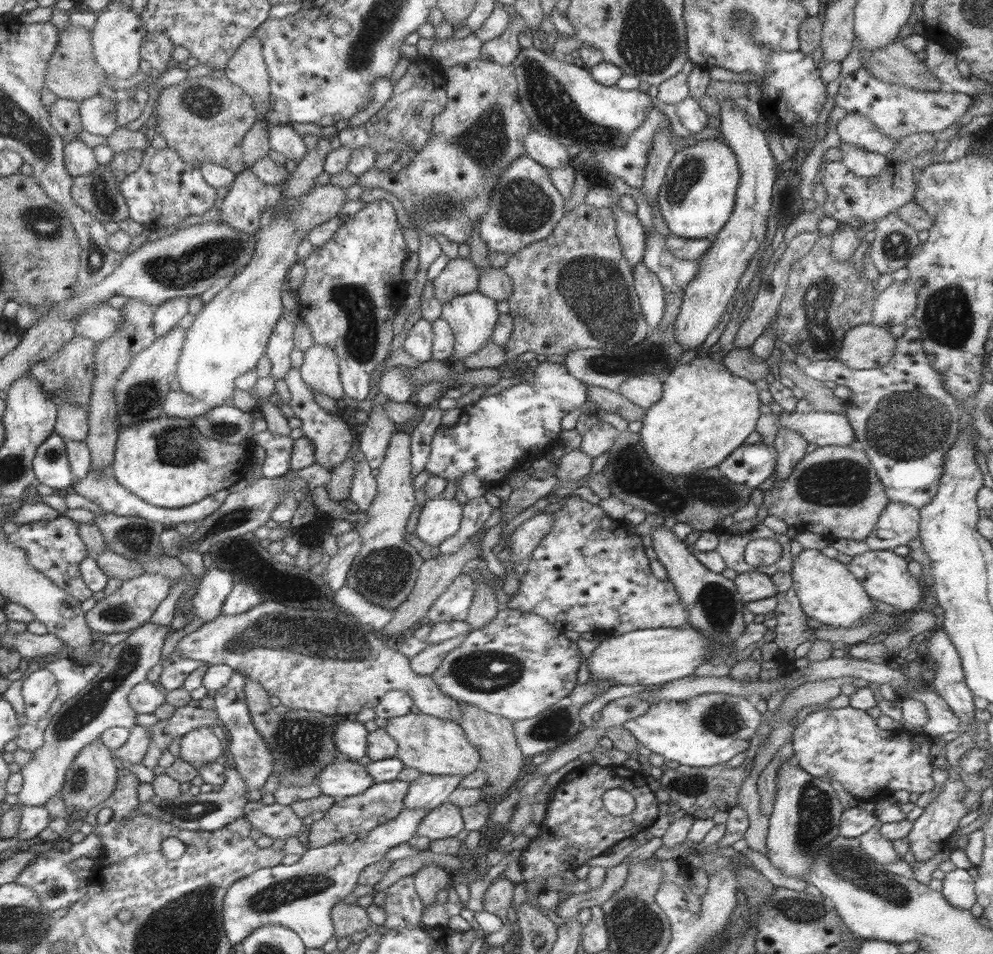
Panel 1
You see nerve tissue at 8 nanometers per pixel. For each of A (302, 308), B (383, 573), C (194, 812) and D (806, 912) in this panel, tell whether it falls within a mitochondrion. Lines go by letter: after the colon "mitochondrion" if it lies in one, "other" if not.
A: other
B: mitochondrion
C: mitochondrion
D: mitochondrion

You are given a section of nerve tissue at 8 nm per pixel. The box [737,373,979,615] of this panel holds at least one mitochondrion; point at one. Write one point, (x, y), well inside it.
(908, 423)

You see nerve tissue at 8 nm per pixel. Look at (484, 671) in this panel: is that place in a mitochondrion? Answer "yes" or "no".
yes

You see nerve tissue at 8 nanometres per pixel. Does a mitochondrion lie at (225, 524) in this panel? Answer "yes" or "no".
yes

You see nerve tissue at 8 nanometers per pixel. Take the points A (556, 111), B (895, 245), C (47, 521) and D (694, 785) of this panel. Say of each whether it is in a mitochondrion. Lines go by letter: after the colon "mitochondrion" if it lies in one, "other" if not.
A: mitochondrion
B: mitochondrion
C: other
D: mitochondrion

